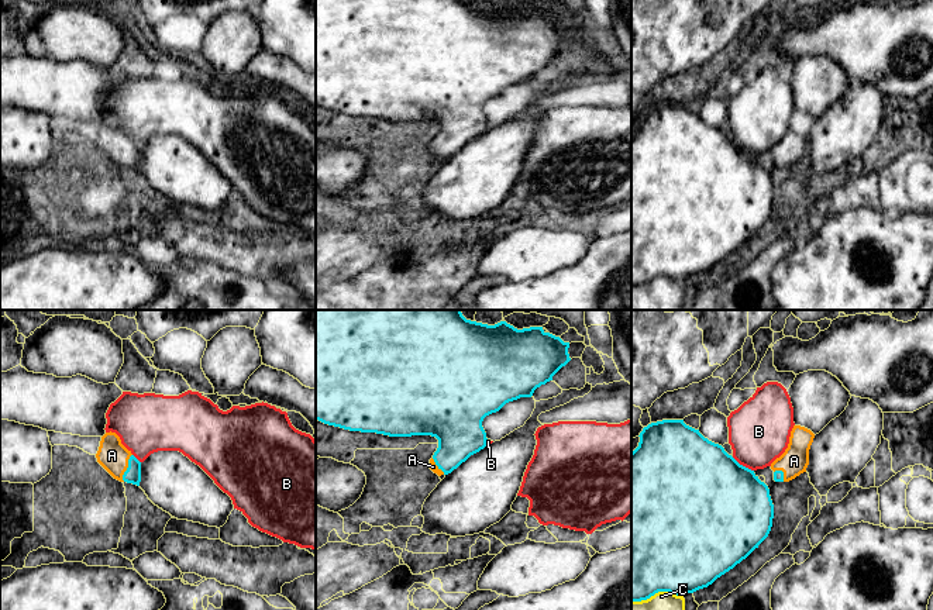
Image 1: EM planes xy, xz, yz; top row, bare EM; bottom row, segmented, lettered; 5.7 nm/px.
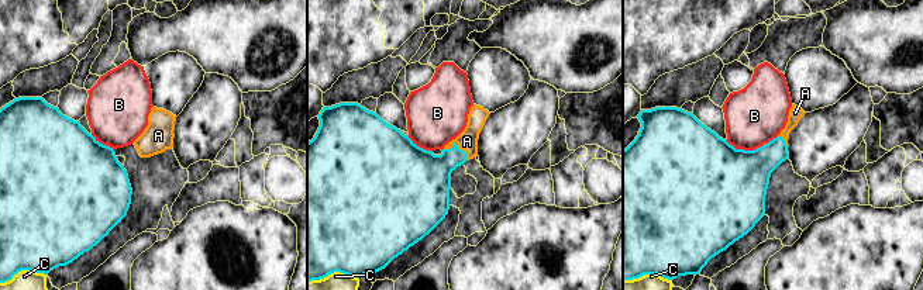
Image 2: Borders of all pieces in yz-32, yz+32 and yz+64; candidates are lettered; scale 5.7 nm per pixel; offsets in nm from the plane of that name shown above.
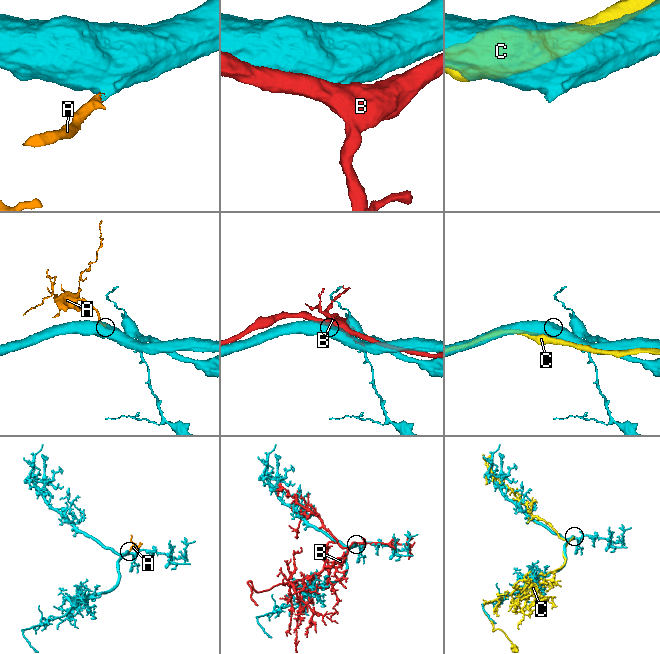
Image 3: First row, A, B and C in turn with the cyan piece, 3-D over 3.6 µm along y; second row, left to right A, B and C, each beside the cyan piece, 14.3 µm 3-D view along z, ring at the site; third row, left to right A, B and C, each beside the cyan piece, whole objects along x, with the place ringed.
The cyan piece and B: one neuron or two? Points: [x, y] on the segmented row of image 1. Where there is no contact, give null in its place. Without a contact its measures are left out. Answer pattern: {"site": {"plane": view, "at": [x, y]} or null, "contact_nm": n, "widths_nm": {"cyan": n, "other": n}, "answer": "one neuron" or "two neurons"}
{"site": {"plane": "yz", "at": [742, 465]}, "contact_nm": 150, "widths_nm": {"cyan": 500, "other": 360}, "answer": "two neurons"}

